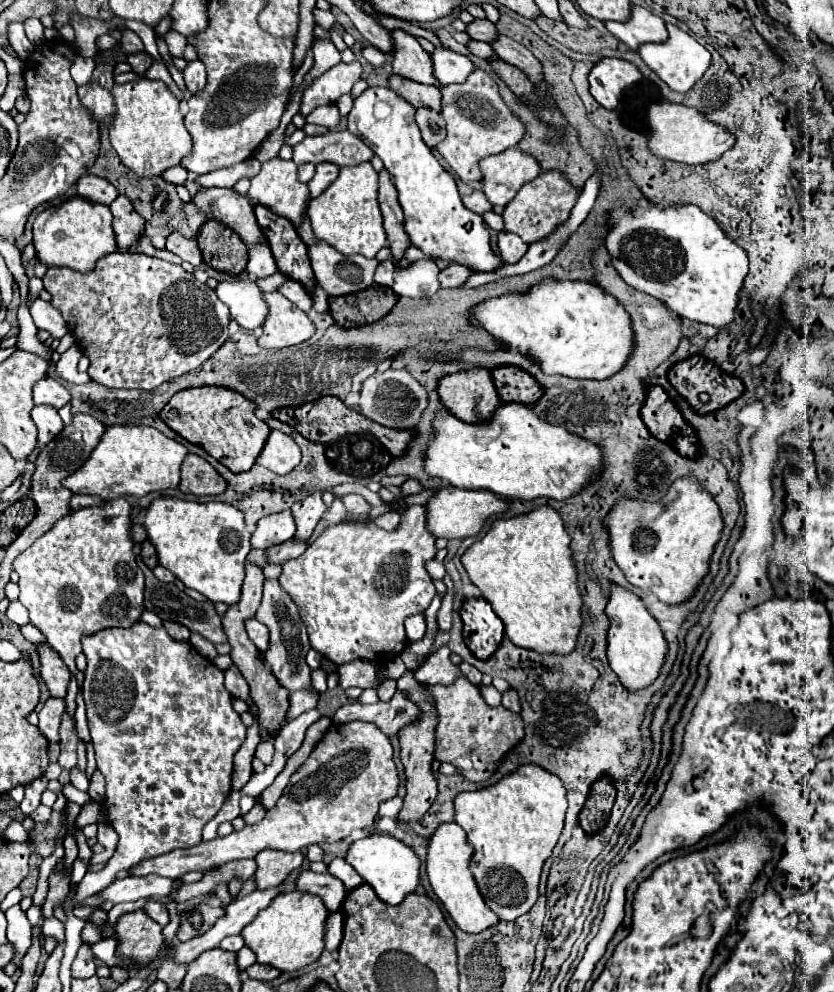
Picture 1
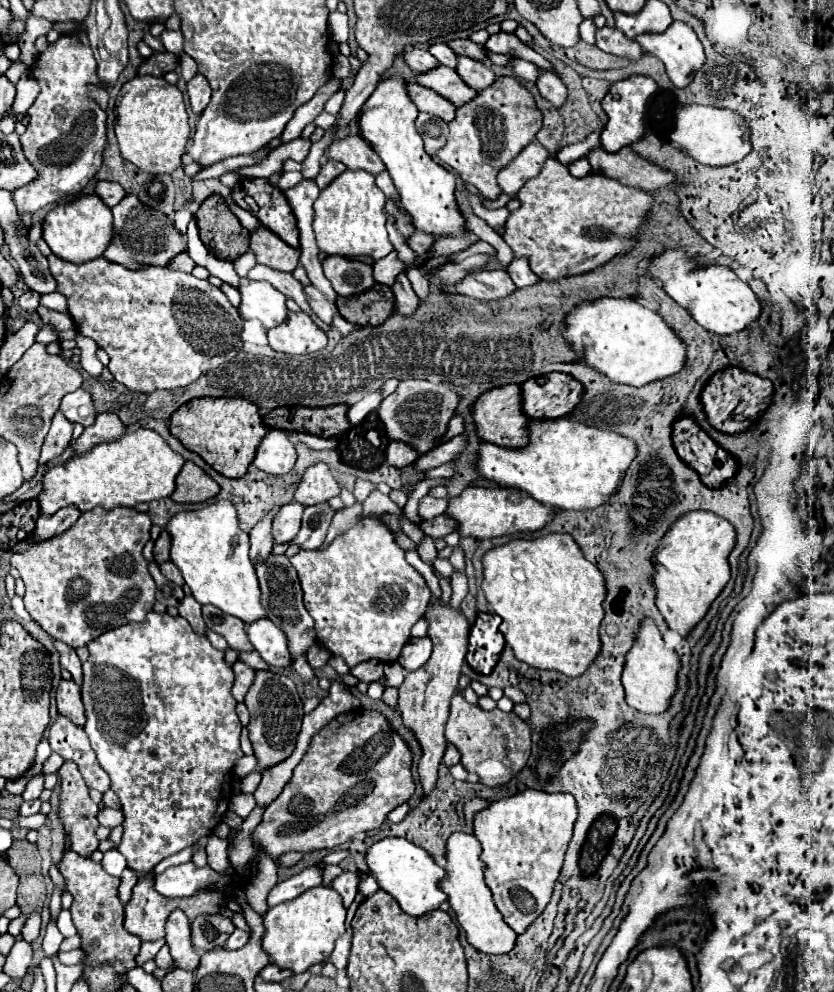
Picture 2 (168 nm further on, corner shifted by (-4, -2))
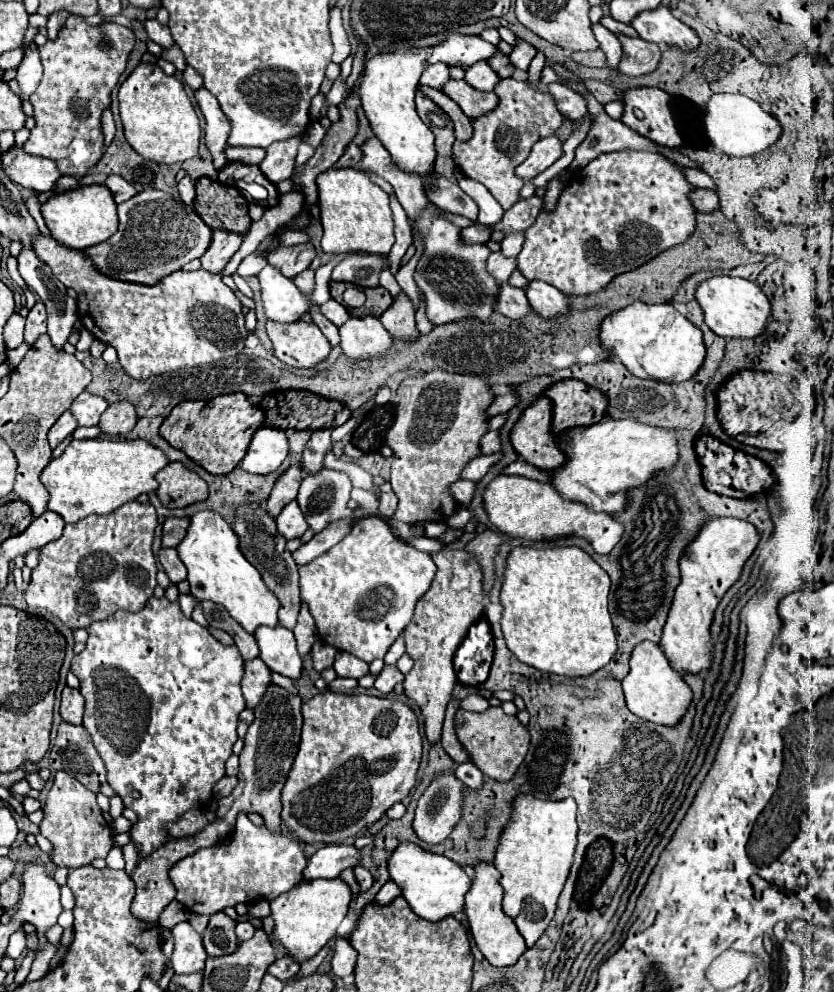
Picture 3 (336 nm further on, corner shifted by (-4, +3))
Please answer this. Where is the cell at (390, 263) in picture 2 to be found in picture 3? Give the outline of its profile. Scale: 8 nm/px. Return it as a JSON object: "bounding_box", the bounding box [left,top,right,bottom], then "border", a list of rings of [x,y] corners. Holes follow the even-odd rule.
{"bounding_box":[460,225,490,243],"border":[[[470,225],[470,227],[466,227],[466,229],[462,229],[462,233],[460,233],[460,239],[464,241],[464,243],[486,243],[488,239],[490,239],[490,229],[488,227],[482,227],[482,225]]]}

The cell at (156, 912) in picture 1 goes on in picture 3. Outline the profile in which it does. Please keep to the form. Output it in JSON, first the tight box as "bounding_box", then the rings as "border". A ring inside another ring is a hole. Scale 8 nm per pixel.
{"bounding_box":[170,921,208,973],"border":[[[182,921],[174,925],[172,929],[174,937],[174,953],[170,957],[170,963],[176,973],[196,973],[204,969],[204,961],[208,959],[208,953],[202,945],[202,937],[188,927],[188,921]]]}

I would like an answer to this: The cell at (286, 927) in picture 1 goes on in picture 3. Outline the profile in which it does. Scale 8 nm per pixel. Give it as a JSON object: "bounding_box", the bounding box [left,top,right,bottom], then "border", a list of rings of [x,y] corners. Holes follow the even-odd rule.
{"bounding_box":[270,879,352,963],"border":[[[314,879],[312,883],[298,883],[292,891],[278,895],[270,901],[274,917],[274,941],[278,941],[296,963],[312,959],[334,935],[342,919],[346,917],[352,901],[350,887],[342,879]]]}

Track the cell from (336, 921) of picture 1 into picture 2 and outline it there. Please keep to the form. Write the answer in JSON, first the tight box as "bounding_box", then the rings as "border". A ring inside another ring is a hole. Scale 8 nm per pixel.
{"bounding_box":[330,930,352,970],"border":[[[346,930],[346,934],[342,934],[342,936],[336,940],[336,948],[334,948],[332,956],[330,956],[332,964],[334,964],[338,970],[346,968],[346,964],[348,964],[348,956],[350,956],[350,938],[352,938],[352,932]]]}

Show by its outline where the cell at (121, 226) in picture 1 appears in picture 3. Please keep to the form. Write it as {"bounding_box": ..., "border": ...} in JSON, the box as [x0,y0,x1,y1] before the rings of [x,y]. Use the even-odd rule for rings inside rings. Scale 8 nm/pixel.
{"bounding_box":[84,189,212,285],"border":[[[144,189],[132,199],[120,203],[118,219],[118,231],[104,243],[88,247],[84,253],[102,273],[144,285],[154,285],[160,277],[178,271],[188,261],[200,257],[212,235],[212,229],[204,225],[192,207],[176,201],[170,193],[156,189]]]}

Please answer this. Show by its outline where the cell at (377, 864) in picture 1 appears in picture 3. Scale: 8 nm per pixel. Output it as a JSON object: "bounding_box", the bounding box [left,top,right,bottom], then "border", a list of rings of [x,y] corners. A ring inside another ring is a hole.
{"bounding_box":[388,843,470,921],"border":[[[400,843],[388,857],[388,873],[392,881],[402,889],[402,897],[408,901],[412,911],[428,921],[440,921],[448,915],[462,913],[464,895],[470,889],[468,873],[448,857],[432,851],[424,851],[414,843]]]}

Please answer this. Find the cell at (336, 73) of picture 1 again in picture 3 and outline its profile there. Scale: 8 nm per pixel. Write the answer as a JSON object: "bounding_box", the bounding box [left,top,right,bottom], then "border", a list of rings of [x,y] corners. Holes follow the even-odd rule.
{"bounding_box":[260,135,302,183],"border":[[[296,135],[292,139],[284,139],[280,143],[272,143],[266,149],[266,157],[260,163],[260,171],[272,181],[278,183],[282,179],[288,179],[294,171],[294,159],[296,159],[296,149],[302,143],[302,137]]]}

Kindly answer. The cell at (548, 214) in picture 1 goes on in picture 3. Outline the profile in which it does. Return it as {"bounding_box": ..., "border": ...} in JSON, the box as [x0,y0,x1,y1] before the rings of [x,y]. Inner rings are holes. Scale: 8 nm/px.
{"bounding_box":[516,151,696,295],"border":[[[614,151],[614,153],[604,153],[600,155],[598,159],[594,159],[592,163],[588,163],[586,167],[582,167],[580,171],[574,171],[570,181],[566,183],[566,187],[562,189],[560,197],[558,197],[558,203],[554,207],[554,211],[546,211],[546,209],[540,209],[538,217],[536,217],[536,223],[532,227],[528,227],[524,231],[524,247],[520,251],[520,255],[516,257],[518,259],[518,269],[522,271],[522,275],[526,279],[538,279],[538,281],[546,281],[546,283],[552,283],[556,289],[560,289],[564,295],[586,295],[586,293],[594,293],[602,287],[606,287],[616,275],[624,273],[624,271],[630,271],[630,269],[636,269],[638,265],[650,261],[652,257],[656,257],[658,253],[662,253],[664,249],[668,247],[674,247],[678,243],[684,243],[692,231],[694,231],[694,213],[696,209],[690,205],[688,201],[688,193],[692,191],[694,187],[684,179],[684,175],[662,155],[656,155],[656,153],[650,153],[650,151]]]}

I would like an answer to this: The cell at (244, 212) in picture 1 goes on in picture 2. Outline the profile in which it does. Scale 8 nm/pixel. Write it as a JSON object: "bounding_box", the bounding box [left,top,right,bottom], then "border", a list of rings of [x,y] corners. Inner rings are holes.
{"bounding_box":[250,226,300,272],"border":[[[260,226],[250,236],[250,248],[256,252],[256,260],[268,268],[280,270],[280,272],[294,272],[300,260],[300,250],[288,246],[284,240],[280,240],[274,232]]]}

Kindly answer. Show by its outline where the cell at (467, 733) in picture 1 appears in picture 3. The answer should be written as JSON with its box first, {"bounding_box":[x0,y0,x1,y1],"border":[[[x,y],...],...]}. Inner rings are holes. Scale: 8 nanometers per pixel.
{"bounding_box":[454,707,530,781],"border":[[[488,707],[482,713],[458,709],[454,717],[454,731],[468,751],[472,763],[488,777],[496,781],[510,781],[526,757],[530,745],[528,729],[518,721],[516,715],[506,715],[500,707]]]}

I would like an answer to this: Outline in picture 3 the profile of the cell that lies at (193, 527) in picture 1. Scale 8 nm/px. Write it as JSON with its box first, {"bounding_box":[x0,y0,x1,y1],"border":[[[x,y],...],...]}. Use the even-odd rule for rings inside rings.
{"bounding_box":[176,509,280,633],"border":[[[212,509],[198,511],[190,517],[188,535],[176,547],[182,563],[188,569],[188,583],[190,593],[198,601],[212,601],[228,609],[228,613],[248,631],[254,633],[256,627],[278,625],[278,609],[280,603],[276,595],[268,591],[264,585],[258,569],[242,555],[238,535],[234,529],[224,521],[224,517]]]}

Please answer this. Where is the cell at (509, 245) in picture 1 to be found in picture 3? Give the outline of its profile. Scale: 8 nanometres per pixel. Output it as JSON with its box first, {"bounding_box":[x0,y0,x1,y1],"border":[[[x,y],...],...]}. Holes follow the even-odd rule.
{"bounding_box":[524,281,568,319],"border":[[[528,281],[524,291],[532,307],[546,319],[564,315],[568,311],[568,299],[562,295],[562,291],[556,291],[556,287],[544,281]]]}

